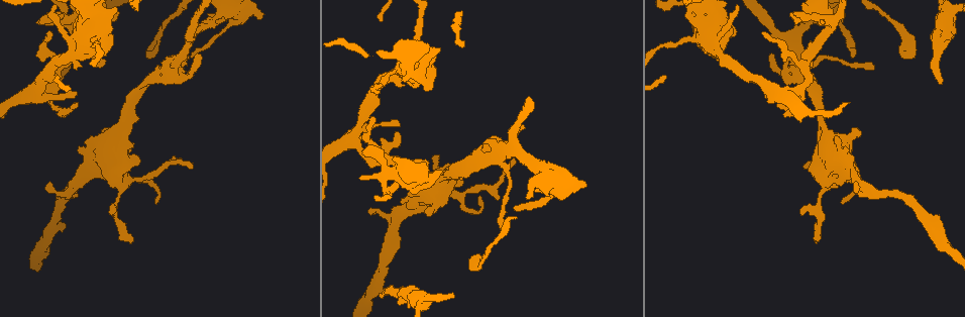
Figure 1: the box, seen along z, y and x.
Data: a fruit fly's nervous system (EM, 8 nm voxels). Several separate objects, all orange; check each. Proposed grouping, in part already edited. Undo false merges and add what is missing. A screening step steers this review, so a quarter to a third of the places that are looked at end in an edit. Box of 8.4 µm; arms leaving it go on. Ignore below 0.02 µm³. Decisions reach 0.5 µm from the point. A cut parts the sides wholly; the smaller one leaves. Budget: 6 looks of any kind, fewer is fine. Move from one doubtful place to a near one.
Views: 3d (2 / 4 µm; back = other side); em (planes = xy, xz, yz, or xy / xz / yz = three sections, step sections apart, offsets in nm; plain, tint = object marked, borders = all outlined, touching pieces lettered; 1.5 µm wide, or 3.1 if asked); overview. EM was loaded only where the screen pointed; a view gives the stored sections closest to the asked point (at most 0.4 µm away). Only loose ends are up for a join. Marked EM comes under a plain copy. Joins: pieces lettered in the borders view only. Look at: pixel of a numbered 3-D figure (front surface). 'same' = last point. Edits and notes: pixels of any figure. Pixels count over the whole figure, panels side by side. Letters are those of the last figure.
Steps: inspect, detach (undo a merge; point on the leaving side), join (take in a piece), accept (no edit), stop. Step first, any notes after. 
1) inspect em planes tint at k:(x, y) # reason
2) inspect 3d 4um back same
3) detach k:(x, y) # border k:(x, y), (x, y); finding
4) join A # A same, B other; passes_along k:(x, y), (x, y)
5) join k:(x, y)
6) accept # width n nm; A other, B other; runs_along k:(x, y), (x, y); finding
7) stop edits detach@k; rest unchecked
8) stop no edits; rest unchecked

inspect em planes borders at 1:(943, 81) # branch stops here

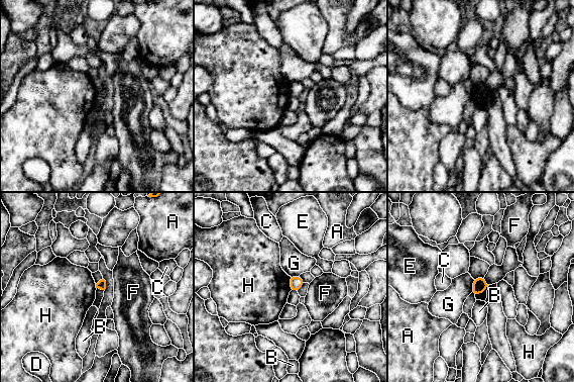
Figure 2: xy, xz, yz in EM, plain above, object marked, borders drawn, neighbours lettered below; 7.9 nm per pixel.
accept # A other, B other, C other, D other, E other, F other, G other, H other; border 2:(289, 276), (291, 290); no lettered piece goes on from it

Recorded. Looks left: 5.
inspect 3d 4um back at 1:(514, 162) # free end

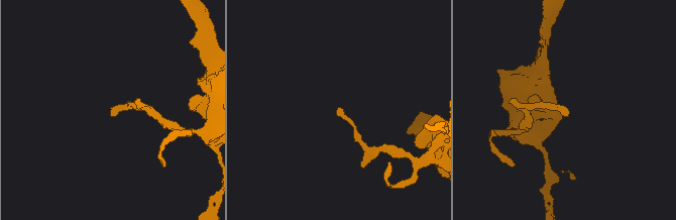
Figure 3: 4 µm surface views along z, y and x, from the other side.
inspect em xy step 8 tint at 3:(113, 116)

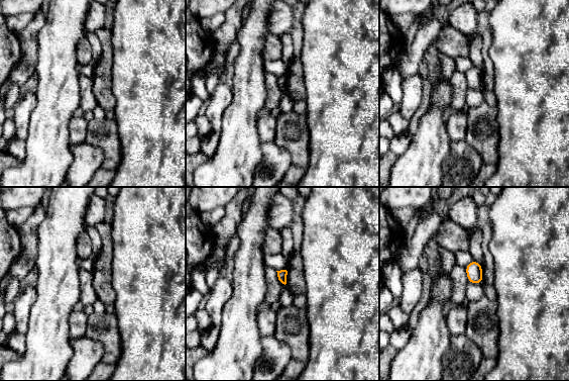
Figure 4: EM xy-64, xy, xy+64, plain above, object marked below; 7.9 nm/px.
inspect em planes borders same # another direction

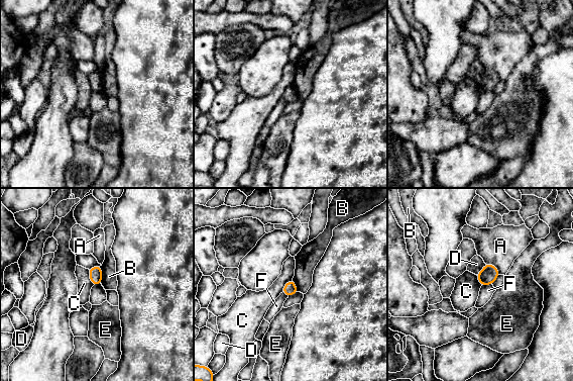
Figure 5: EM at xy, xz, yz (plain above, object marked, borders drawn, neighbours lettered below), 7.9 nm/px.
accept # longest_contact B 160 nm; A other, B other, C other, D other, E other, F other; border 5:(491, 284), (481, 286); none of them fits

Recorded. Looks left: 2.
inspect 3d 4um at 1:(372, 213) # an open end

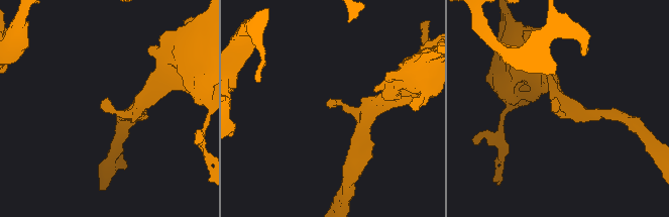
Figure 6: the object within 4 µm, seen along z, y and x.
inspect em planes borders at 6:(333, 106)

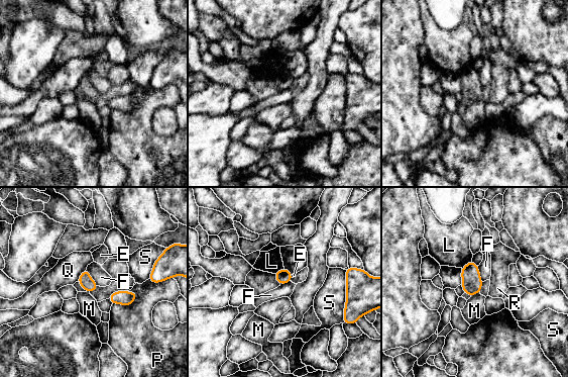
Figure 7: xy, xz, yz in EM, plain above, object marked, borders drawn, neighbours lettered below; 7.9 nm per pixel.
accept # longest_contact S 400 nm; E other, F other, L other, M other, P other, Q other, R other, S other; border 7:(87, 267), (89, 275), (98, 285); no lettered piece goes on from it

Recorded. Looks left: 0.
stop no edits; rest unchecked

